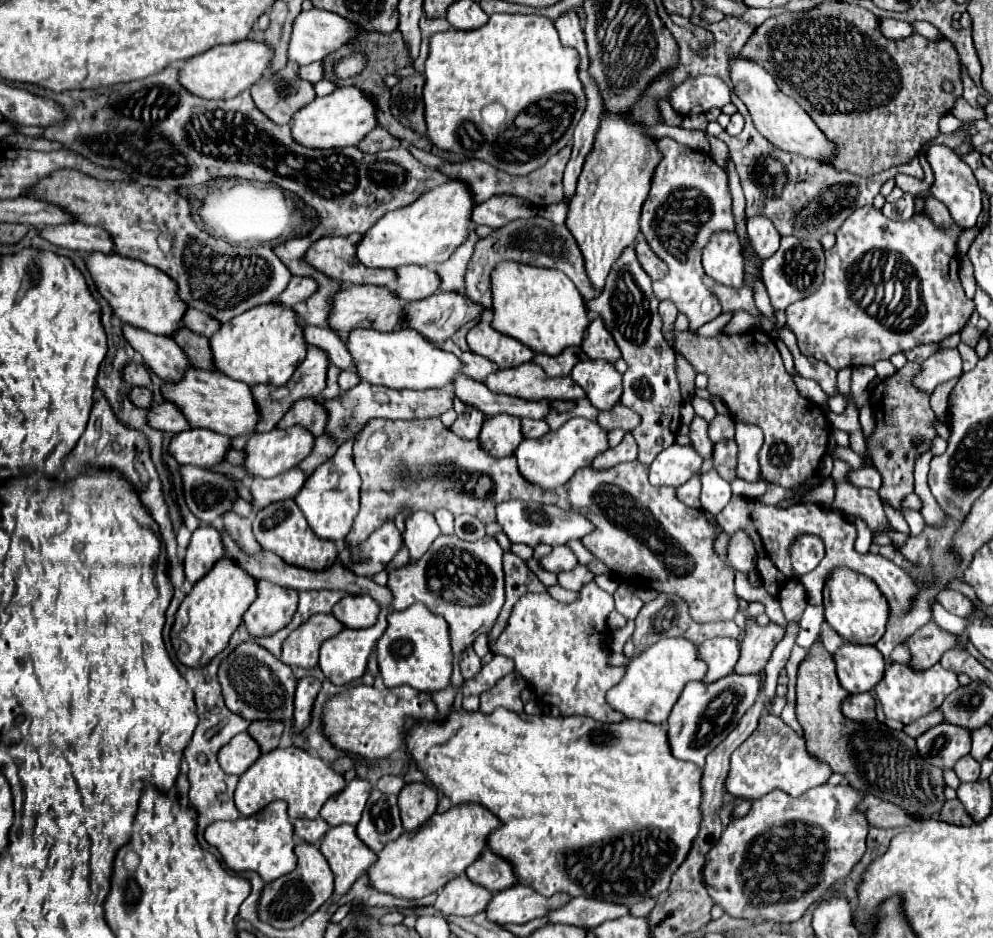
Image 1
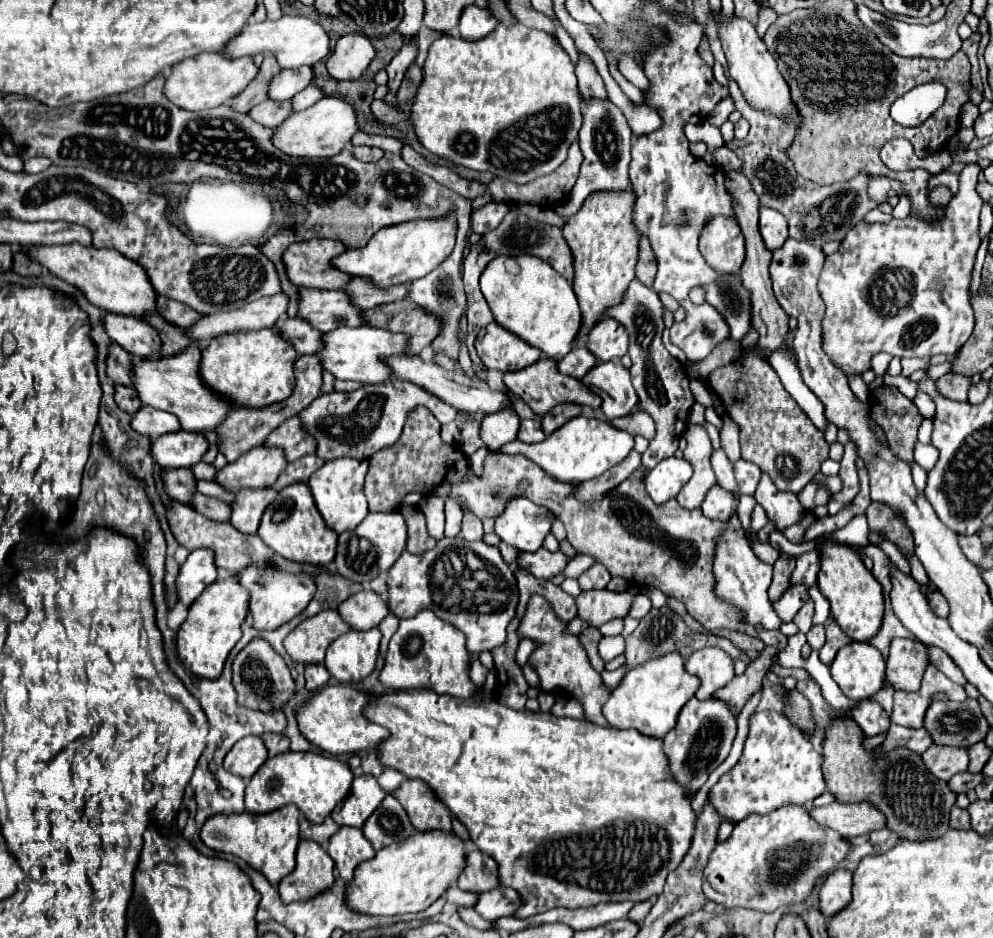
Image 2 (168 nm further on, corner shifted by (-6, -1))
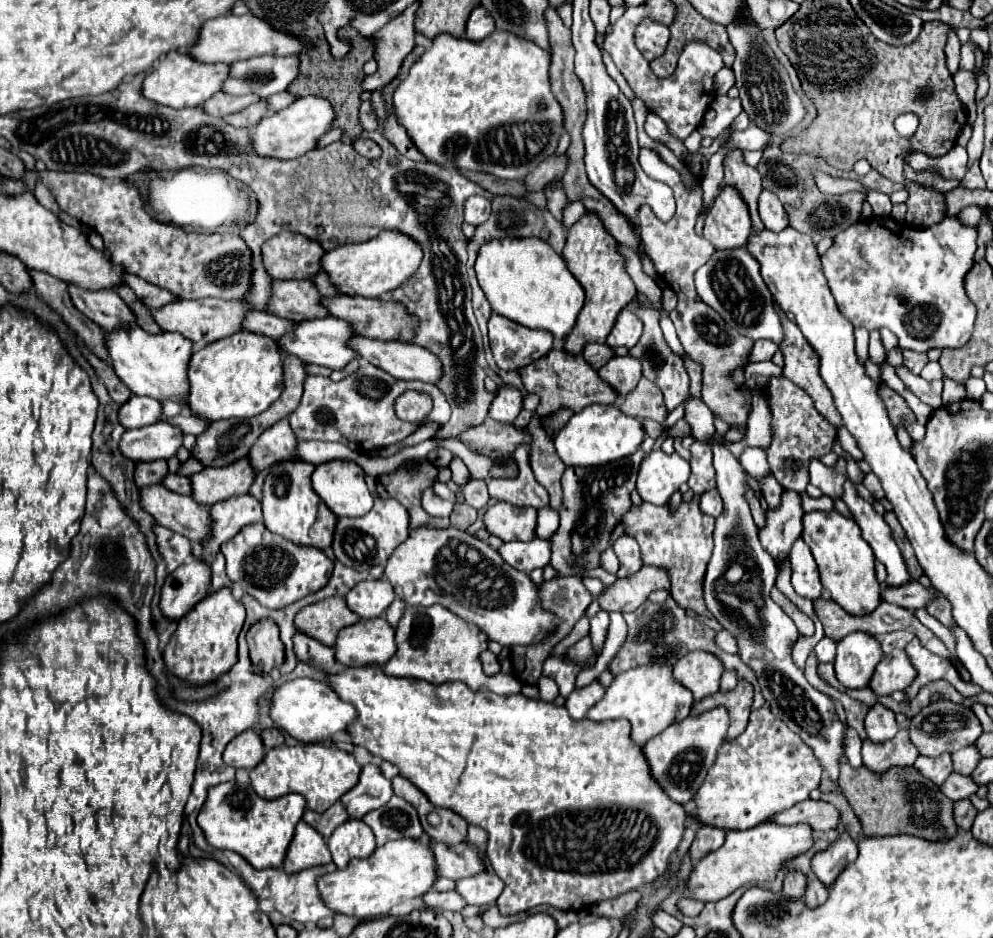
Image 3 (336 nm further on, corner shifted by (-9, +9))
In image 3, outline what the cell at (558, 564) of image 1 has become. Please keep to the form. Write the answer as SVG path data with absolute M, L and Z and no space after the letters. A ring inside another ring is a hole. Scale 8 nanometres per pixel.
M535 538L529 542L507 542L499 548L499 554L521 572L531 572L535 568L545 568L551 560L551 542Z

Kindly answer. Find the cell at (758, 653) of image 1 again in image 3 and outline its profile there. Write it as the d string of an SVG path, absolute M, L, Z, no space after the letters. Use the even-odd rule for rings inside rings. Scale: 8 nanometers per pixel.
M739 680L737 686L729 692L715 692L713 696L707 696L699 702L693 704L693 712L703 712L707 708L713 708L715 704L725 704L725 708L731 714L731 724L729 724L729 734L727 738L735 738L739 736L745 728L747 728L747 720L749 720L749 712L751 712L751 704L753 704L753 686L747 680Z

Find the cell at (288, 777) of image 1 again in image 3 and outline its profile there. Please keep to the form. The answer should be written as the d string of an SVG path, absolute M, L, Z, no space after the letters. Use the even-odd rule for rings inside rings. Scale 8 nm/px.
M297 744L271 748L261 760L261 764L251 770L249 776L253 790L265 800L275 800L279 796L297 792L305 796L309 810L323 812L357 784L359 772L361 766L355 762L353 754L345 750L329 748L325 744Z

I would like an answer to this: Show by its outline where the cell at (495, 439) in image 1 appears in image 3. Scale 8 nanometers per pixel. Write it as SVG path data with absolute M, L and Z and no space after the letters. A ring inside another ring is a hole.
M501 386L491 408L489 408L489 418L497 422L513 422L523 408L523 396L517 388L511 386Z

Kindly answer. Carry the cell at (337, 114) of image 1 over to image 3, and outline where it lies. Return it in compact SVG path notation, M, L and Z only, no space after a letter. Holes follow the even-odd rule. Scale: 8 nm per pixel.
M323 96L297 98L295 104L265 116L255 126L255 132L251 130L253 140L255 140L255 152L259 152L261 156L275 156L275 158L285 158L285 160L303 156L305 152L317 148L319 136L327 134L335 120L337 120L335 108L327 98L323 98Z

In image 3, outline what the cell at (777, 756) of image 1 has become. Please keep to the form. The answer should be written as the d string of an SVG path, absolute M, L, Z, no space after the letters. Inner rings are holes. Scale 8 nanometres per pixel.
M761 706L751 712L747 730L733 740L725 740L723 748L719 748L719 756L715 760L715 766L707 774L699 792L695 794L697 806L695 806L693 814L703 824L709 824L709 826L747 830L747 828L753 828L753 826L769 820L777 812L783 812L783 810L807 800L811 790L819 788L821 776L823 776L823 768L821 768L819 760L815 758L813 750L801 740L799 734L791 732L783 724L783 720L779 720L771 712L769 706Z

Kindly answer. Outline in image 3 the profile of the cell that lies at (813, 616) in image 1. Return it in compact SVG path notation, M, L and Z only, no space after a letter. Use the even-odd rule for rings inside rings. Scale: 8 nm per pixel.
M823 636L819 640L819 644L815 646L815 656L819 662L833 662L835 660L835 642L827 636Z

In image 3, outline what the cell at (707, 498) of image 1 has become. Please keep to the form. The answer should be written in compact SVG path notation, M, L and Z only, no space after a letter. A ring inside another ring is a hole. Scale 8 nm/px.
M717 490L701 494L701 510L709 516L719 516L723 512L723 500Z

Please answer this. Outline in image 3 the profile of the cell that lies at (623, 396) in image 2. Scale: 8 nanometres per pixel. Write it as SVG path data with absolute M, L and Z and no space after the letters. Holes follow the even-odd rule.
M613 356L597 374L613 386L619 398L625 398L641 378L641 364L633 356Z

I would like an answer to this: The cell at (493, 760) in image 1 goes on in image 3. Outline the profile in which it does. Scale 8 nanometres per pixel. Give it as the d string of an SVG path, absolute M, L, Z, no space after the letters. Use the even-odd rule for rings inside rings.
M347 668L345 672L331 676L329 684L335 688L341 700L351 702L359 712L359 720L349 728L355 746L363 746L371 754L381 756L391 764L397 764L401 776L413 780L413 784L425 792L431 804L457 812L469 824L475 824L489 834L487 860L493 872L505 882L505 890L497 900L497 906L503 916L525 912L527 908L535 908L539 904L547 904L557 910L583 910L593 906L595 902L611 900L641 886L653 884L667 870L669 858L677 850L683 838L687 812L681 804L677 804L667 796L661 784L655 782L651 766L643 754L643 746L639 746L631 738L631 724L627 720L607 720L607 722L595 722L589 718L573 720L565 706L557 706L553 702L531 700L525 698L523 694L497 696L495 692L489 690L481 690L475 694L465 684L459 682L445 682L435 686L417 678L393 678L383 674L381 668Z

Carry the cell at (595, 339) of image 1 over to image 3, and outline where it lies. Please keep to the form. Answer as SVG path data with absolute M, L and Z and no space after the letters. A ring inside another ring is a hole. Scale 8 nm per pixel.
M623 308L617 316L617 322L615 322L613 330L607 336L607 344L611 348L617 348L617 346L633 348L637 344L639 336L641 336L641 330L643 330L641 320L637 316L633 316L633 312Z

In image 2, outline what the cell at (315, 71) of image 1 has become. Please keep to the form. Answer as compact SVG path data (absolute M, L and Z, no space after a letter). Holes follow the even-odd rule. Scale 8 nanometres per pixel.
M300 66L294 70L280 70L268 86L268 98L270 100L290 100L294 94L310 86L312 82L312 68L310 66Z

